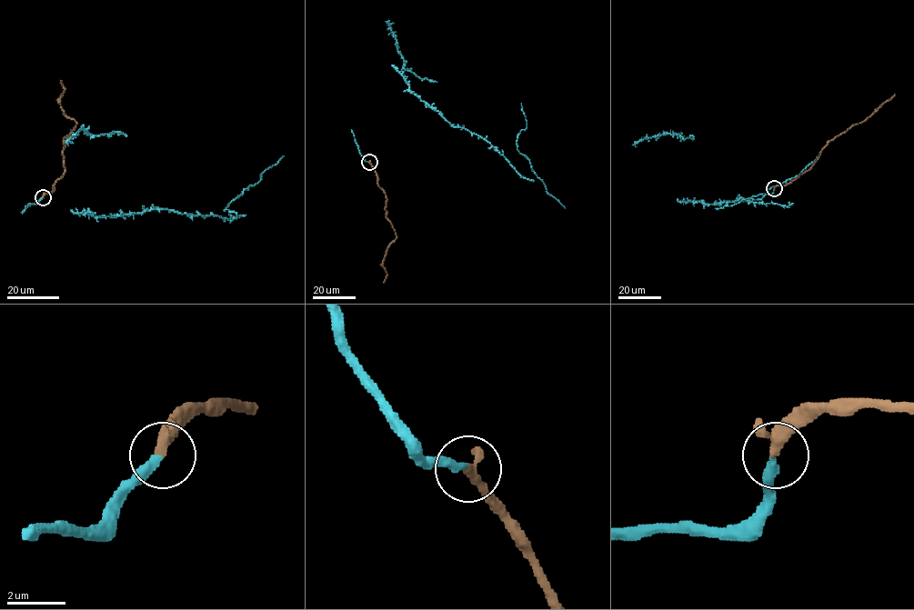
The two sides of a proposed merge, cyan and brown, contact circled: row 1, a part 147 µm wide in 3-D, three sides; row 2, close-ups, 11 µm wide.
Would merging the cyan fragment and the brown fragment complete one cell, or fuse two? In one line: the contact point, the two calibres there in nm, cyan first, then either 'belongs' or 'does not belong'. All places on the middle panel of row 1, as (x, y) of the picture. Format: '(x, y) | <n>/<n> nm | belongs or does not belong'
(369, 162) | 300/300 nm | belongs

